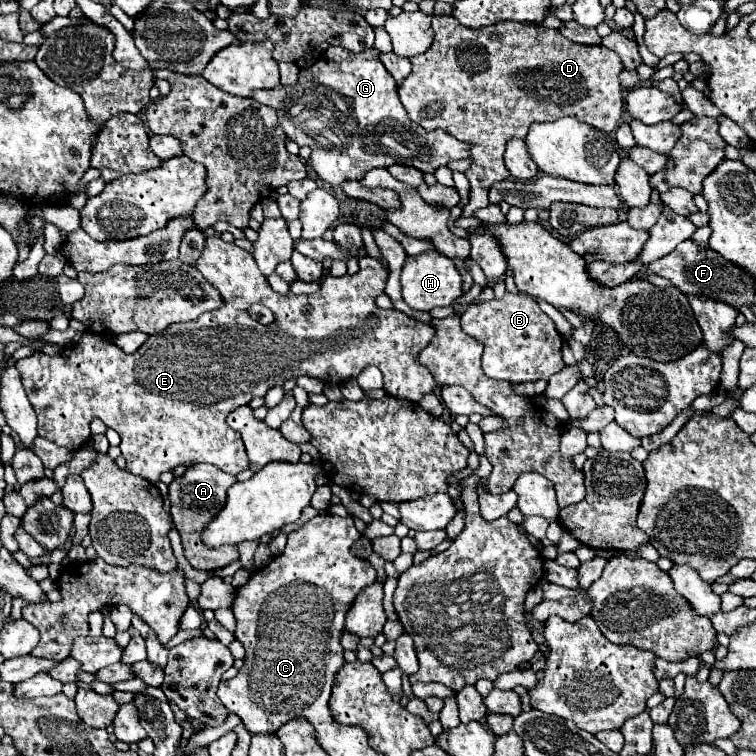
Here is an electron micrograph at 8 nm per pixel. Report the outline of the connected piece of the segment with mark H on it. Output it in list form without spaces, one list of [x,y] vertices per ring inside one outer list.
[[[423,252],[415,256],[407,256],[403,270],[401,270],[401,288],[403,288],[403,300],[415,308],[415,310],[431,310],[435,306],[453,306],[453,302],[461,296],[461,274],[457,272],[455,264],[435,252]]]

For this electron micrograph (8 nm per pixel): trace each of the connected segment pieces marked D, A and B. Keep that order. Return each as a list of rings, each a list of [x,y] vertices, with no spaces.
[[[433,16],[433,30],[433,46],[425,54],[411,58],[413,70],[405,82],[397,86],[397,92],[413,122],[421,124],[425,130],[445,130],[471,146],[471,166],[465,172],[471,184],[471,198],[463,208],[463,216],[473,216],[475,210],[489,206],[489,186],[509,178],[503,162],[505,144],[509,138],[525,140],[533,122],[551,122],[563,116],[573,116],[607,134],[617,130],[623,116],[623,90],[619,84],[623,64],[613,50],[607,50],[605,46],[573,44],[563,38],[559,30],[521,22],[499,22],[473,30],[461,26],[453,16]]]
[[[197,464],[187,468],[187,472],[183,476],[177,476],[171,484],[169,484],[169,514],[173,518],[173,524],[177,528],[177,532],[181,534],[183,540],[183,550],[185,550],[185,558],[187,562],[197,568],[197,570],[217,570],[217,568],[225,568],[231,562],[239,560],[239,550],[237,546],[219,546],[219,548],[209,548],[201,542],[201,530],[211,522],[211,518],[215,518],[219,514],[219,510],[225,506],[225,498],[227,498],[227,490],[229,486],[233,486],[237,482],[235,476],[225,474],[223,470],[217,470],[215,466],[209,464]]]
[[[505,294],[501,300],[481,302],[469,306],[461,314],[461,328],[465,334],[481,340],[485,344],[483,352],[483,372],[495,380],[535,382],[539,378],[549,378],[557,374],[565,362],[561,358],[563,338],[547,314],[539,310],[527,294]]]

